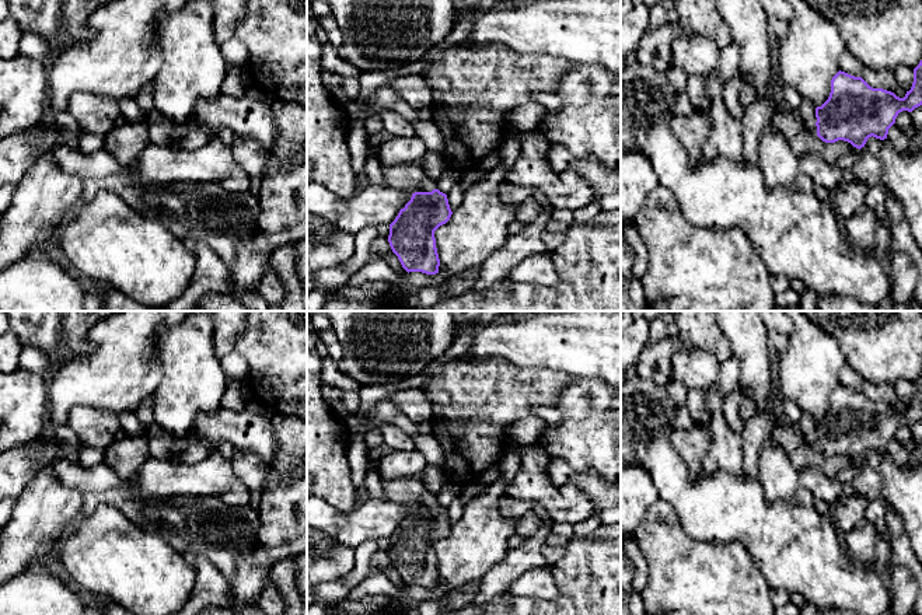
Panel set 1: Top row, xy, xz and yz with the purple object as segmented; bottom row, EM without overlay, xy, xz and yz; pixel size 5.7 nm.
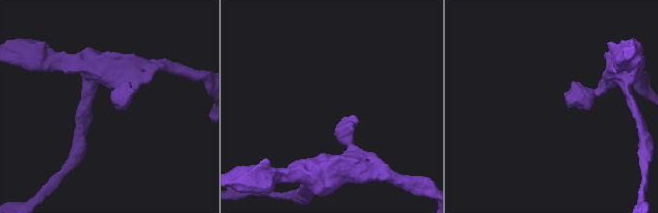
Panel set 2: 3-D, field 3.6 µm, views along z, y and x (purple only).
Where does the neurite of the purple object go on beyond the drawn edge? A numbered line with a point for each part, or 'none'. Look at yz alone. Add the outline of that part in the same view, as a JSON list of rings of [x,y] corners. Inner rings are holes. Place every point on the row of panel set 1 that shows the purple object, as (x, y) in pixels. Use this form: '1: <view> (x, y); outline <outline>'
1: yz (807, 111); outline [[[803,99],[800,108],[797,109],[797,115],[803,122],[803,127],[807,129],[811,134],[817,136],[817,118],[814,104],[809,99]]]

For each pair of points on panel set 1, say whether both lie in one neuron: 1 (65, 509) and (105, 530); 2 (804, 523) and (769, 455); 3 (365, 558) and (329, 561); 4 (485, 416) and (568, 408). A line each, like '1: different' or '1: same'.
1: different
2: different
3: different
4: different

